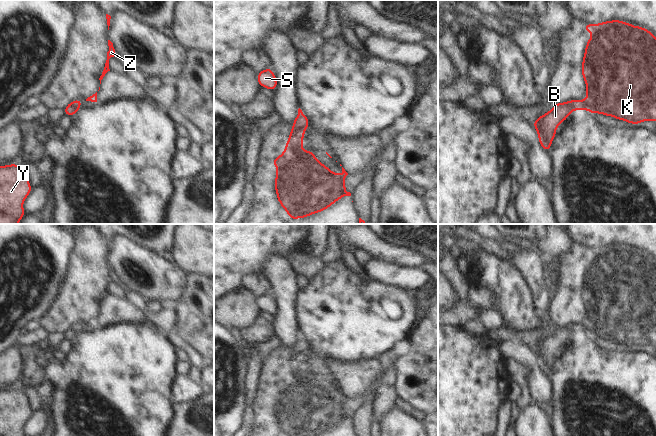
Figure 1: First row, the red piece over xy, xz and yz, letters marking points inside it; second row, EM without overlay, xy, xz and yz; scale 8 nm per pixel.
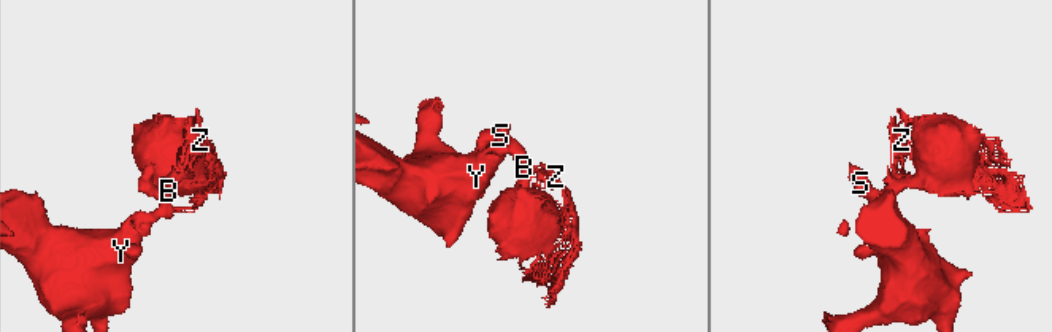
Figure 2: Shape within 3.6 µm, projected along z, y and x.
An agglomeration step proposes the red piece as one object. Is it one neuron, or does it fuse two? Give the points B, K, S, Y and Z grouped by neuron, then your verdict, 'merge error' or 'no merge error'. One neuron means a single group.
B S Y / K Z | merge error

